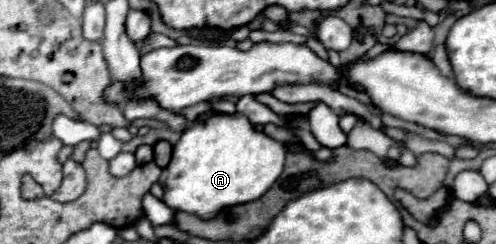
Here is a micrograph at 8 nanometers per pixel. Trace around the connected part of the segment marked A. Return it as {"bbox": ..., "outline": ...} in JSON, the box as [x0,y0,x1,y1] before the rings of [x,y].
{"bbox":[162,114,284,218],"outline":[[[204,114],[196,126],[182,132],[170,164],[162,170],[162,202],[174,212],[214,218],[220,210],[252,202],[270,190],[282,174],[284,158],[284,146],[256,132],[244,114]]]}

